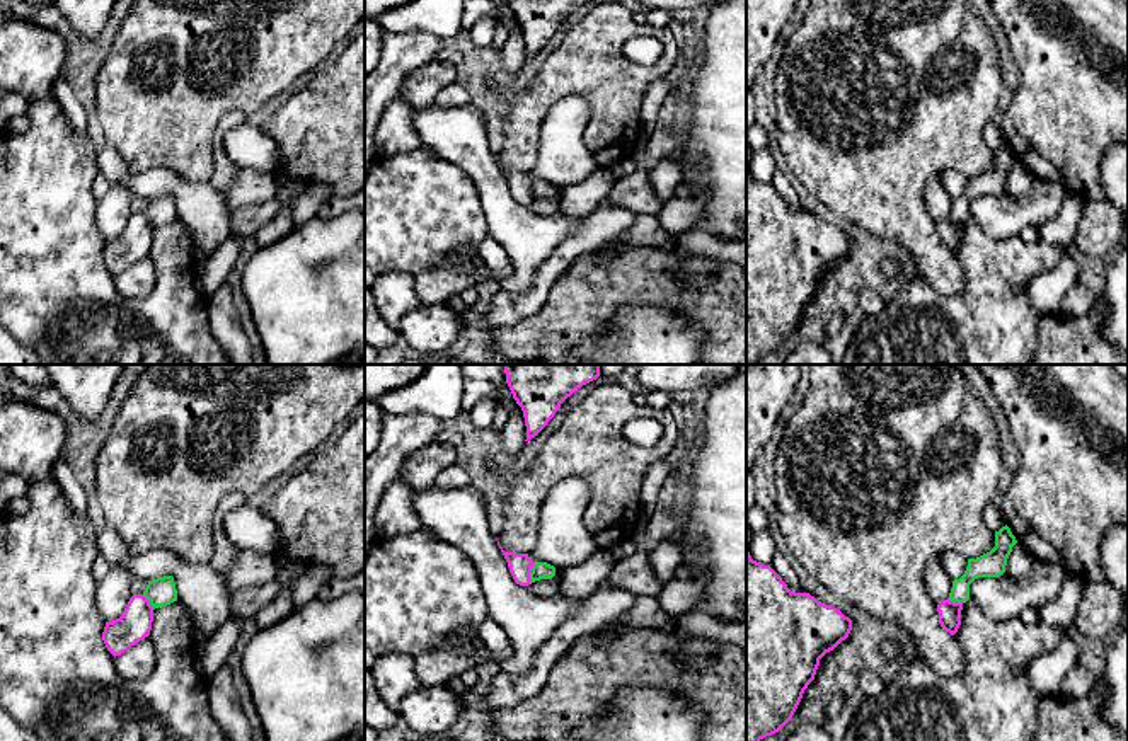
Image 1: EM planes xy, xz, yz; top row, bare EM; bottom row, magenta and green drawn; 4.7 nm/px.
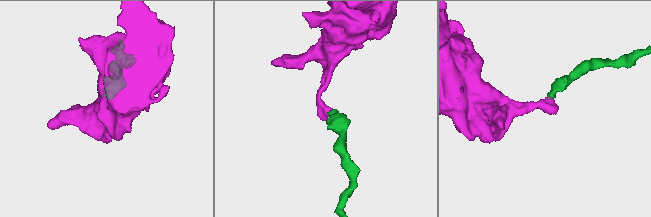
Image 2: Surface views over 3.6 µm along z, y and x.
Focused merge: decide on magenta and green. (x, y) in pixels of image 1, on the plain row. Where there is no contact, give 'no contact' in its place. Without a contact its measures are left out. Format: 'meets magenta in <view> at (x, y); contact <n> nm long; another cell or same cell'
meets magenta in xz at (529, 193); contact 100 nm long; same cell

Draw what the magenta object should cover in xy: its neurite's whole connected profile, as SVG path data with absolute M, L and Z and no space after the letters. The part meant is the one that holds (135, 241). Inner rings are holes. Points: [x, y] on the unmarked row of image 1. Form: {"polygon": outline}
{"polygon": "M172 194L148 199L141 213L133 213L119 237L106 240L102 259L116 276L150 254L153 228L177 220Z"}

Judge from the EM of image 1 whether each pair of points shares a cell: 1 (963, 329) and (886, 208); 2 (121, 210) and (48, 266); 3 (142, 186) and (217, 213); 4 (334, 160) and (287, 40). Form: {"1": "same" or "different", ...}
{"1": "different", "2": "different", "3": "same", "4": "different"}

